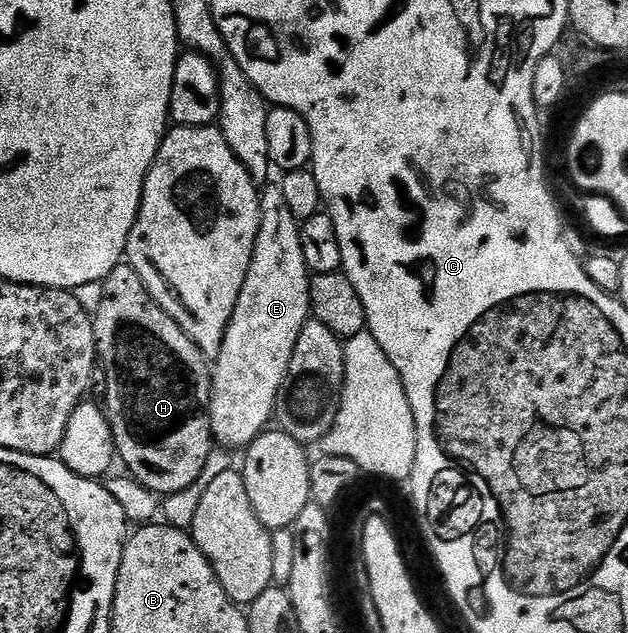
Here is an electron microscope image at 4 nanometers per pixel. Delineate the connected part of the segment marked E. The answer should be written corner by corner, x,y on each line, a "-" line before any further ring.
279,184
263,187
260,209
260,231
252,267
224,344
214,358
212,403
208,411
215,441
224,448
246,448
269,429
268,421
271,418
273,421
288,382
288,369
300,333
312,314
312,278
302,252
302,226
286,205

